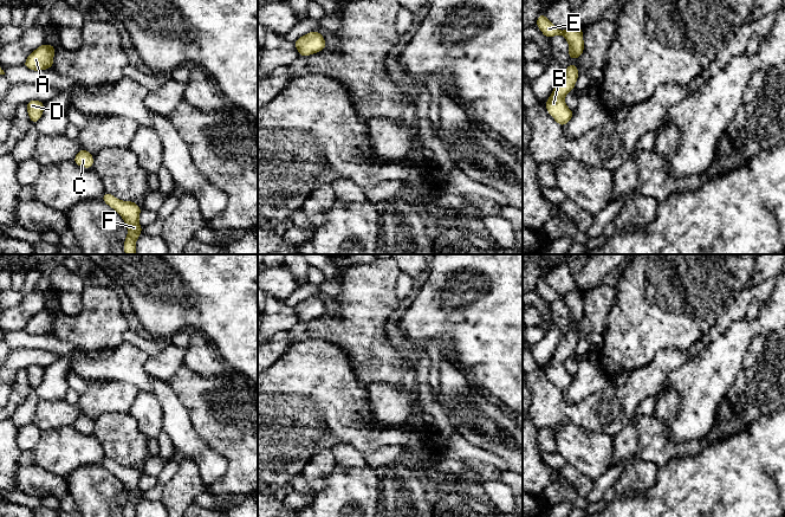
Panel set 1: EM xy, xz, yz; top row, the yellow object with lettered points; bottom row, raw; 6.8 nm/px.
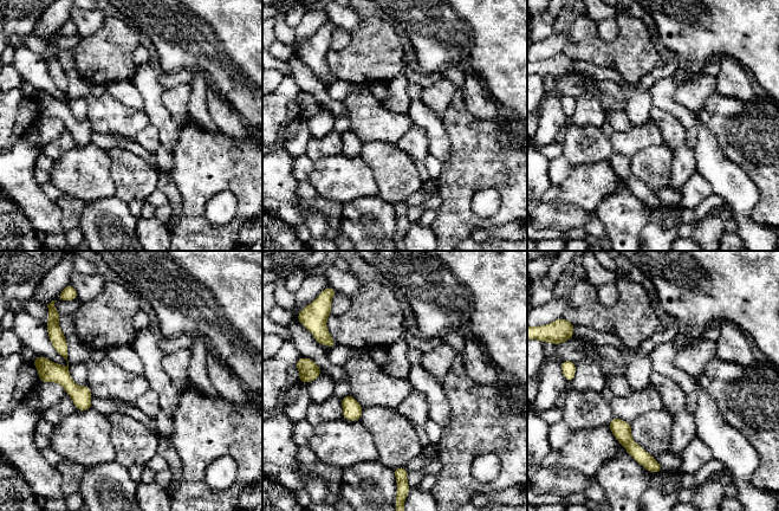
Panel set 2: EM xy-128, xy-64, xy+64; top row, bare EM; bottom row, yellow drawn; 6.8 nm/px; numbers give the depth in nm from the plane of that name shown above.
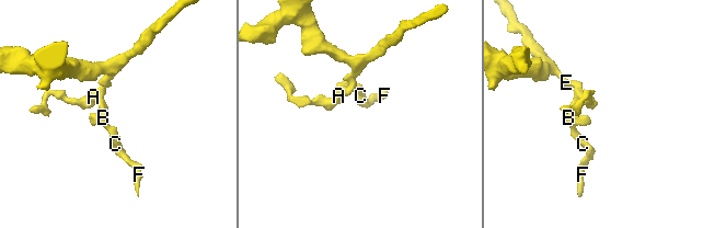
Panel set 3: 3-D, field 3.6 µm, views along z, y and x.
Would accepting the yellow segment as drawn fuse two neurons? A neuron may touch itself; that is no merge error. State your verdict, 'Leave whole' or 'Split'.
Leave whole

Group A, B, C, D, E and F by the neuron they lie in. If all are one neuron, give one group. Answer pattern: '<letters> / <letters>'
A B C D E F

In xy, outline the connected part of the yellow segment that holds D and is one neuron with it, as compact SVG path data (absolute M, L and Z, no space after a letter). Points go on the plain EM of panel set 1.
M31 364L26 368L31 388L35 389L41 383L44 379L44 369L44 367L40 367L38 364Z

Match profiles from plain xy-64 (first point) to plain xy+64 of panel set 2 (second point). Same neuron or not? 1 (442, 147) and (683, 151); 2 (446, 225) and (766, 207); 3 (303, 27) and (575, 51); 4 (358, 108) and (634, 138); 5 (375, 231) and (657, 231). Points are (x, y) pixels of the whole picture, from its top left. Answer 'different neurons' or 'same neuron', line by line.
1: different neurons
2: same neuron
3: different neurons
4: same neuron
5: different neurons

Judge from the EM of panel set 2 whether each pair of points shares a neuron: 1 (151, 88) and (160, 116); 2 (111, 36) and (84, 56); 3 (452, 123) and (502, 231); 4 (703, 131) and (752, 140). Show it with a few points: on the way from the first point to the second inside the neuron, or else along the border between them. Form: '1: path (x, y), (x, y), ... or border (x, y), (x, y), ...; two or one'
1: path (151, 95), (155, 109); one
2: path (104, 43), (91, 56); one
3: border (514, 220), (493, 227), (479, 227), (473, 231); two
4: border (698, 118), (713, 134), (721, 150), (727, 156); two

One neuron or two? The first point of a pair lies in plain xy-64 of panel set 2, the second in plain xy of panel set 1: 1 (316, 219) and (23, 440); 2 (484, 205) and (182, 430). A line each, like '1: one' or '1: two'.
1: two
2: one

